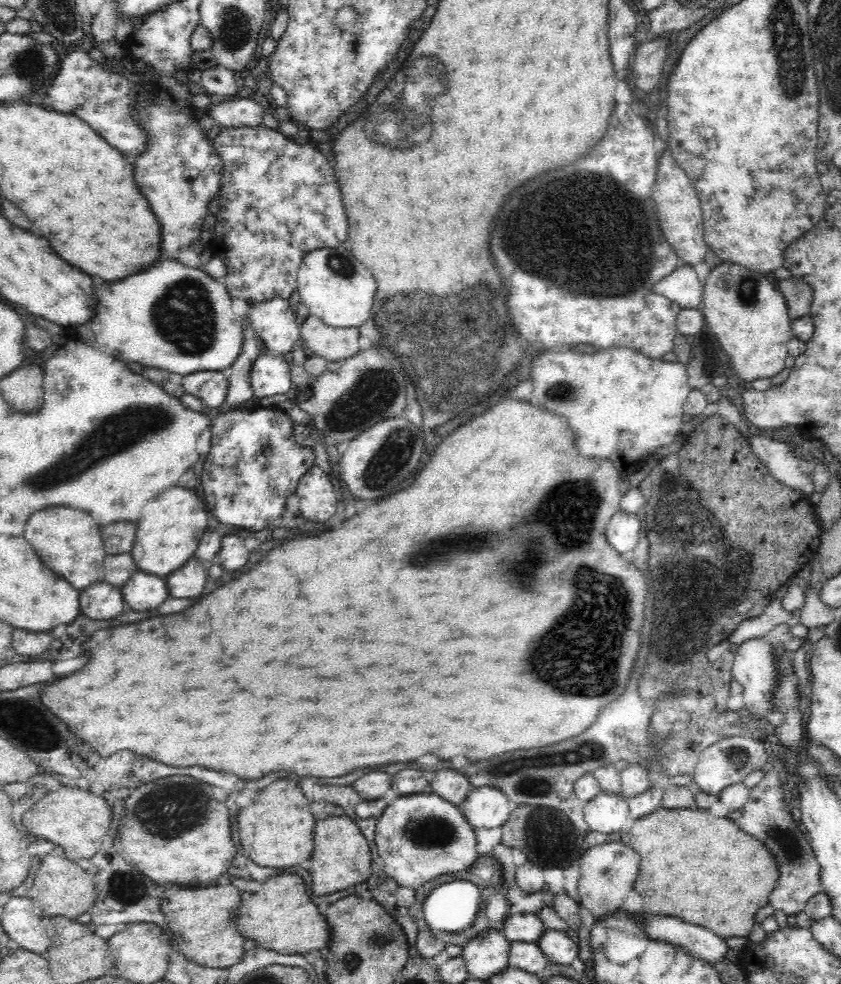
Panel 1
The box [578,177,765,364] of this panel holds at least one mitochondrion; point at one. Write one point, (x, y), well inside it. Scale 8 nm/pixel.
(746, 292)

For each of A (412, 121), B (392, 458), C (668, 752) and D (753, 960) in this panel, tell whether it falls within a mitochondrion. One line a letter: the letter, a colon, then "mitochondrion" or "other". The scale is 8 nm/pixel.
A: mitochondrion
B: mitochondrion
C: other
D: other

